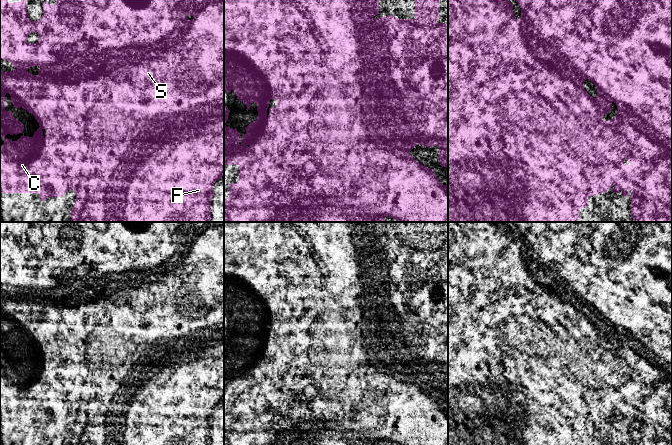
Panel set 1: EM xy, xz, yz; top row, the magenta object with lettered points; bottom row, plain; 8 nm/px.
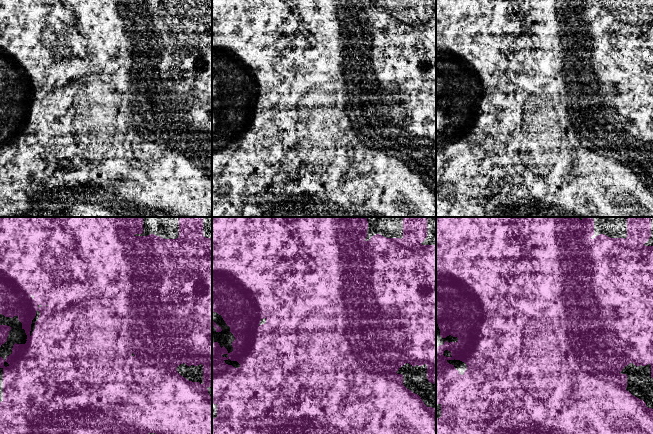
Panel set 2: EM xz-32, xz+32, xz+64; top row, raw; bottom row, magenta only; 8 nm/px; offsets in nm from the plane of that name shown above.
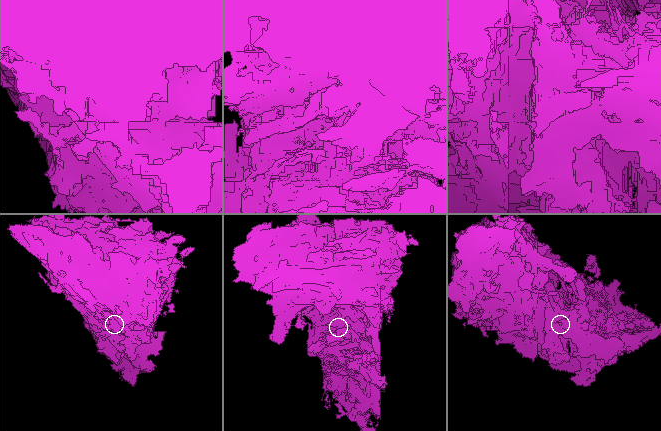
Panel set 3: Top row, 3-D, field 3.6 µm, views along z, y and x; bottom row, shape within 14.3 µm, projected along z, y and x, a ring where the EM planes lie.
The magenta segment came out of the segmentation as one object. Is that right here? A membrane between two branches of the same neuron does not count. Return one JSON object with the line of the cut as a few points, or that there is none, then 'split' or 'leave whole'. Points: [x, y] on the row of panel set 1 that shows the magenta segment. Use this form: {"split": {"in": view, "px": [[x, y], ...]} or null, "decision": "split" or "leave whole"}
{"split": null, "decision": "leave whole"}

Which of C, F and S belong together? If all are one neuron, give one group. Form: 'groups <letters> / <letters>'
groups C F S

